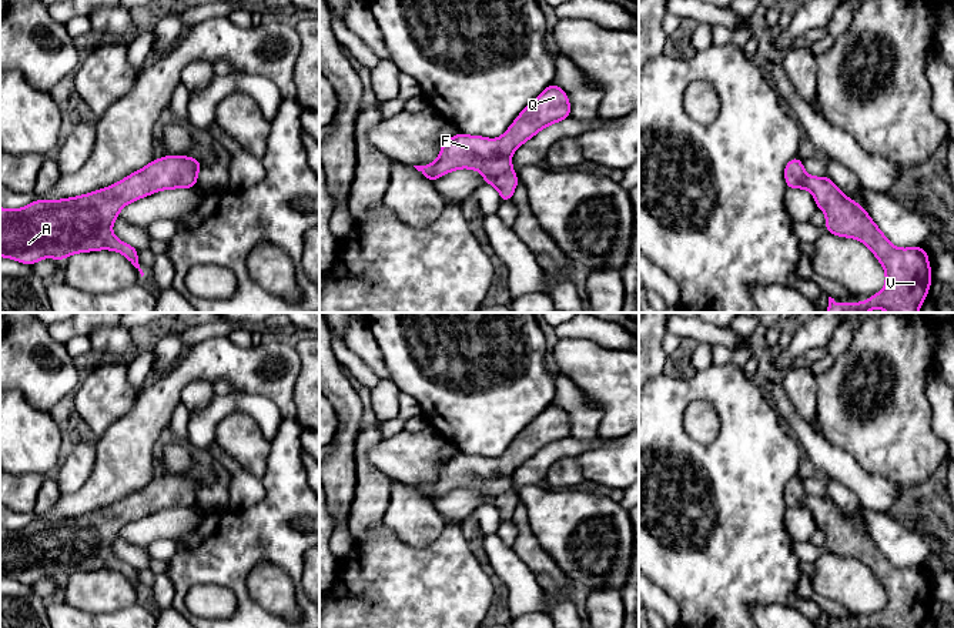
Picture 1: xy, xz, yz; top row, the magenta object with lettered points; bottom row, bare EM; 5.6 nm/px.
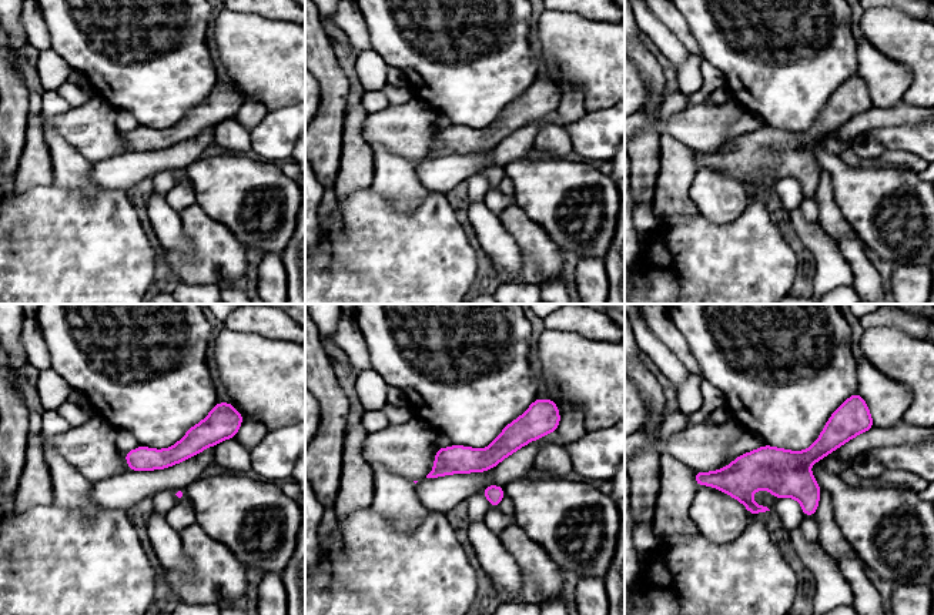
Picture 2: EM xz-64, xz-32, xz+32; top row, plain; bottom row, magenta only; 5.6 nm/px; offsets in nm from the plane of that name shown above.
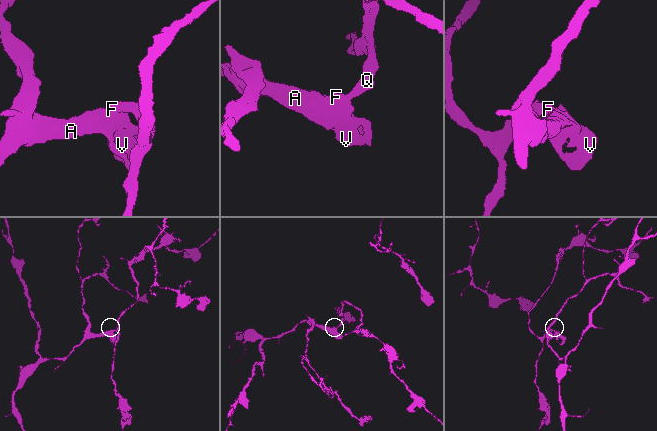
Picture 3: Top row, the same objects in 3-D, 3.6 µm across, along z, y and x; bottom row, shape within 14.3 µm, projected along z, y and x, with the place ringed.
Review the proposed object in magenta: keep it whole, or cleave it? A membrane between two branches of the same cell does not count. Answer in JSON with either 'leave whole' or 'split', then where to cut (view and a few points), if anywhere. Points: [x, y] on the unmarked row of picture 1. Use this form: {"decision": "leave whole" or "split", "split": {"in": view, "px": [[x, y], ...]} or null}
{"decision": "leave whole", "split": null}

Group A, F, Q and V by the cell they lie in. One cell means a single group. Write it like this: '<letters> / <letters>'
A F Q V

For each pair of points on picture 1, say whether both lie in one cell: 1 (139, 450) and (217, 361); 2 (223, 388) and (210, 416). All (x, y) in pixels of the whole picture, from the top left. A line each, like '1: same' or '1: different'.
1: same
2: different

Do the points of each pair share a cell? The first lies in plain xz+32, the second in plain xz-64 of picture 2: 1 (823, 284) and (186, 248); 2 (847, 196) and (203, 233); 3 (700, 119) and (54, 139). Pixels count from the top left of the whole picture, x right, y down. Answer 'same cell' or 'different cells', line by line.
1: same cell
2: different cells
3: different cells

